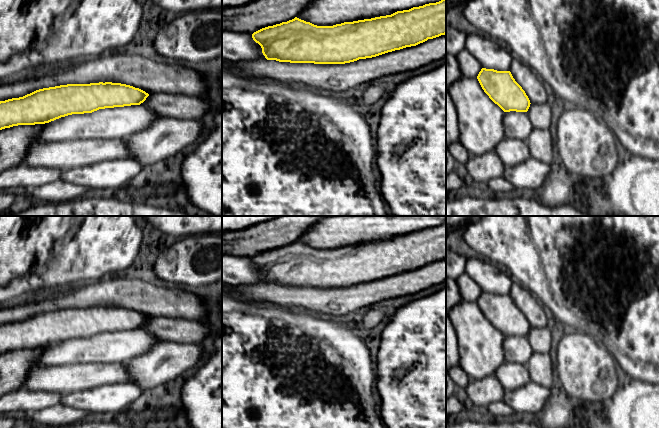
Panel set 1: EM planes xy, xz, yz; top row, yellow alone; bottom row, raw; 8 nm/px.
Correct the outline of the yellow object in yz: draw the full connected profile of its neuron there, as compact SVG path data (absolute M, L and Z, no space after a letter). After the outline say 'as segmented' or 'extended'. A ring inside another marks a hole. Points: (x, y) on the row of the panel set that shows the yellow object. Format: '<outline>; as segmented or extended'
M482 68L477 79L489 98L504 112L527 112L530 100L510 71Z; as segmented

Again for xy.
M112 82L43 88L23 97L0 101L0 130L18 125L45 124L99 109L140 105L148 96L139 88Z; as segmented

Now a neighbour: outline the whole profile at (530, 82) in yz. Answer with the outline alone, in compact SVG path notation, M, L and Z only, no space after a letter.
M513 58L509 70L515 81L522 87L531 104L542 104L548 100L548 94L540 77L519 58Z

